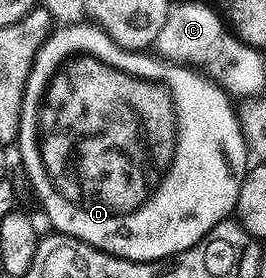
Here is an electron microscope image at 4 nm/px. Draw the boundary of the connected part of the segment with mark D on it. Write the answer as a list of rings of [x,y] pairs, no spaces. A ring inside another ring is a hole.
[[[83,23],[84,25],[64,25],[61,27],[53,28],[49,33],[48,38],[44,41],[44,46],[38,51],[38,55],[34,59],[32,64],[32,70],[28,76],[28,82],[24,88],[24,98],[22,99],[22,111],[20,112],[20,136],[18,138],[18,146],[20,145],[20,161],[28,183],[31,186],[31,192],[34,194],[35,200],[40,201],[39,204],[46,211],[46,215],[50,215],[50,223],[53,230],[56,233],[65,233],[71,237],[77,237],[79,241],[85,241],[87,245],[93,245],[94,248],[100,249],[103,253],[109,253],[115,257],[121,257],[127,261],[162,261],[165,259],[171,259],[176,256],[177,253],[186,251],[190,247],[194,247],[194,243],[198,243],[206,236],[219,221],[227,221],[233,216],[236,208],[236,200],[238,199],[238,191],[242,187],[244,182],[244,176],[248,174],[250,168],[250,154],[248,151],[248,145],[244,142],[244,136],[240,130],[240,119],[237,110],[234,108],[234,101],[228,93],[224,91],[220,86],[213,81],[210,76],[205,75],[203,72],[197,71],[195,68],[189,67],[184,64],[172,64],[168,60],[163,60],[159,56],[151,55],[144,51],[129,51],[124,49],[120,45],[115,45],[104,32],[97,26],[91,23]],[[164,81],[188,81],[188,114],[184,117],[184,133],[180,133],[180,125],[176,122],[176,105],[172,102],[172,93],[168,90],[168,85]]]

